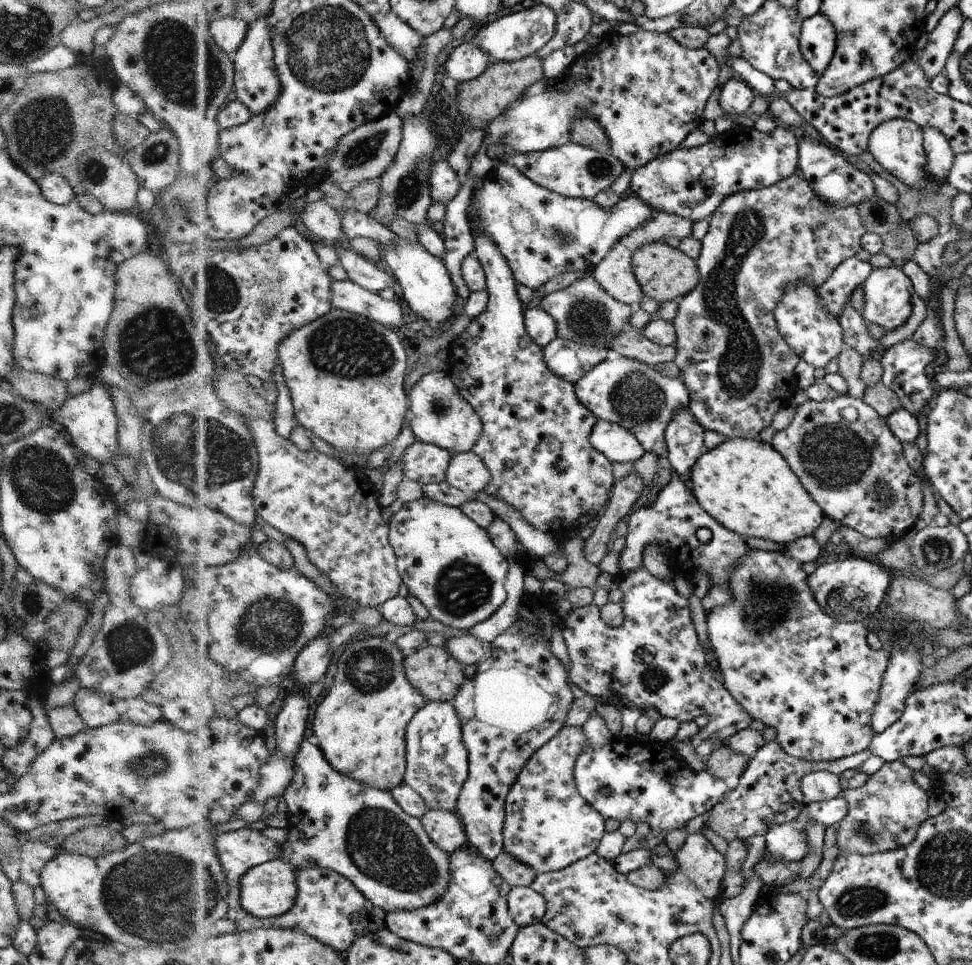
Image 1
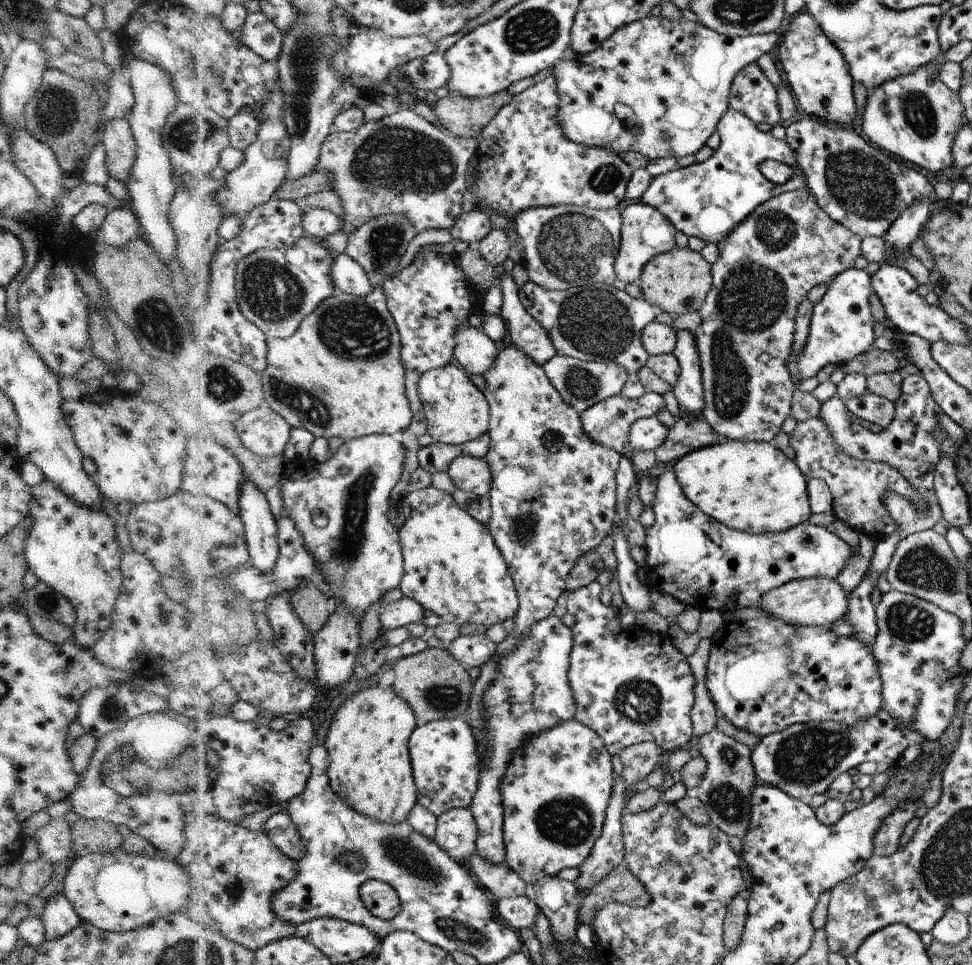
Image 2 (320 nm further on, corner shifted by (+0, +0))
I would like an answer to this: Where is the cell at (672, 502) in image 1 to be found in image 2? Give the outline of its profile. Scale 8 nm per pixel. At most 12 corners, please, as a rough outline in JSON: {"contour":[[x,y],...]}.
{"contour":[[669,466],[646,529],[652,589],[722,614],[859,554],[808,521],[750,534]]}

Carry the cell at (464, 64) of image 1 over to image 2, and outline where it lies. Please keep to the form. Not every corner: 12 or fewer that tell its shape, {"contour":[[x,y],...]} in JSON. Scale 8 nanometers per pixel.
{"contour":[[444,53],[414,59],[402,70],[414,86],[434,92],[447,86]]}

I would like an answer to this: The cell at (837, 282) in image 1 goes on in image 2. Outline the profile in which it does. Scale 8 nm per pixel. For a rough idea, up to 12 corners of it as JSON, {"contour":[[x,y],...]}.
{"contour":[[845,270],[791,354],[797,381],[874,344],[870,276]]}

